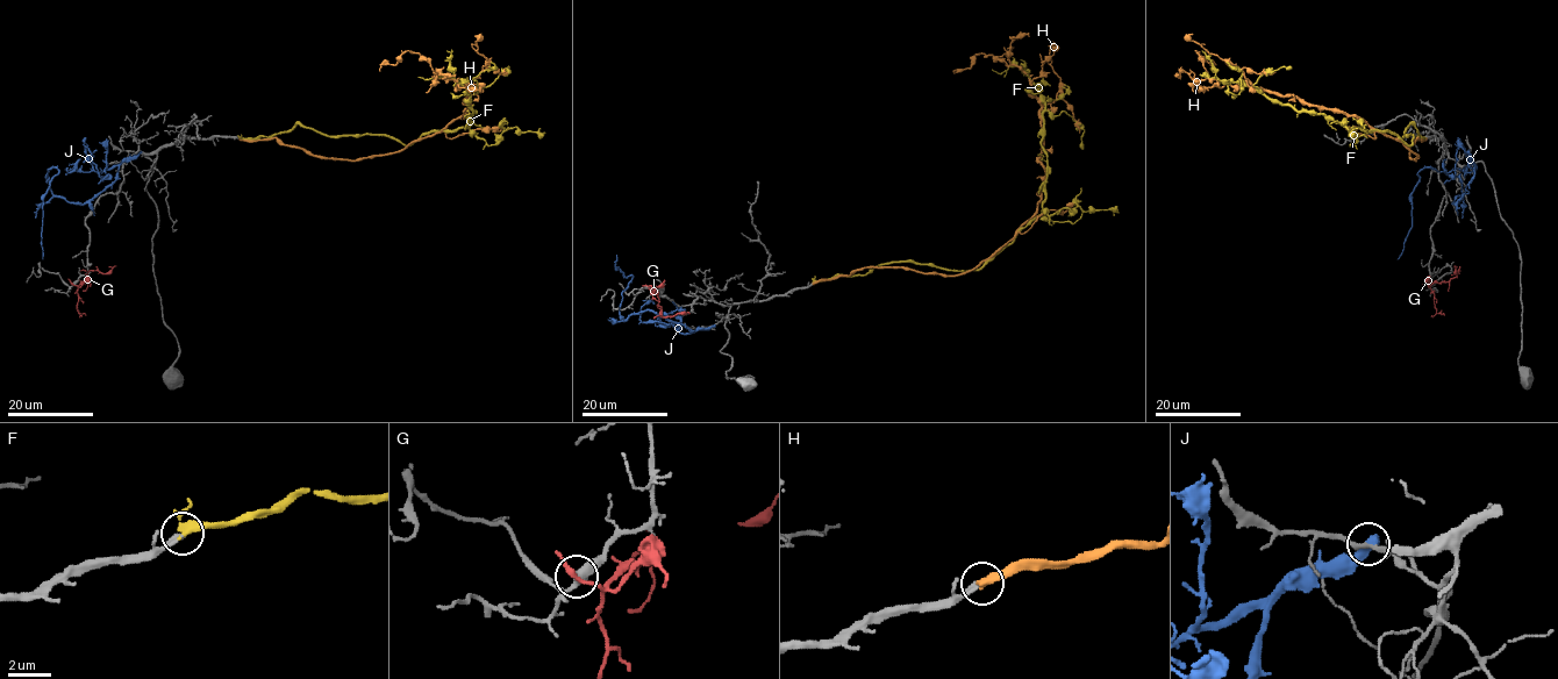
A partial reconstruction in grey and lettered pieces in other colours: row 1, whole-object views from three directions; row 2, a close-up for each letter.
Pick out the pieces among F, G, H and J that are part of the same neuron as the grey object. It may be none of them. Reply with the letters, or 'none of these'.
F

